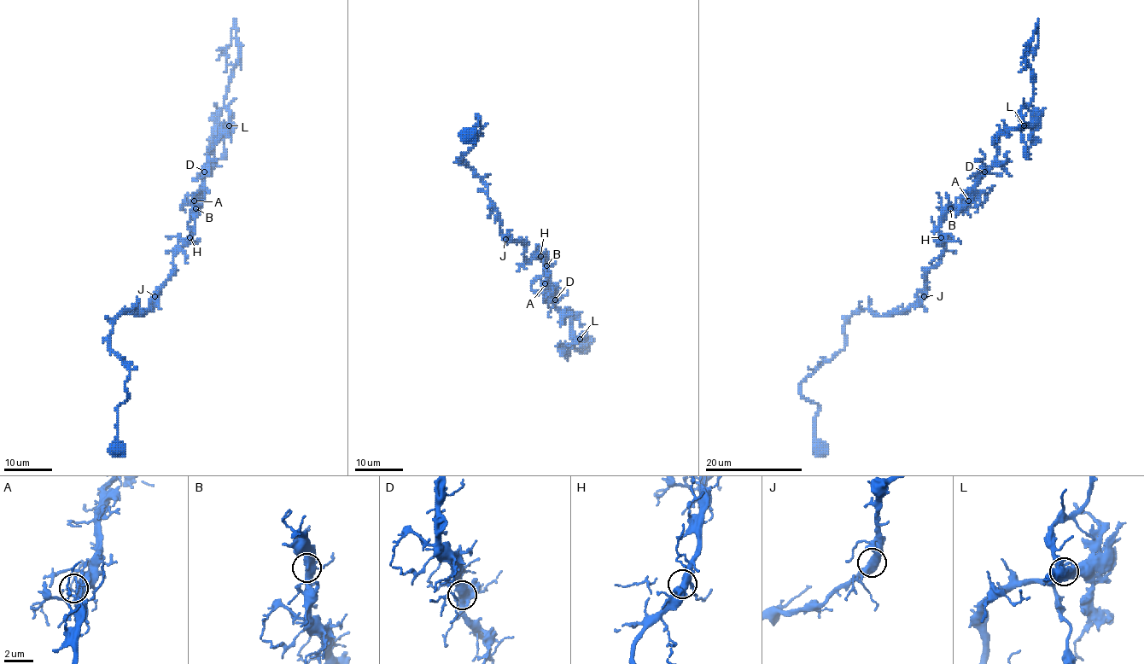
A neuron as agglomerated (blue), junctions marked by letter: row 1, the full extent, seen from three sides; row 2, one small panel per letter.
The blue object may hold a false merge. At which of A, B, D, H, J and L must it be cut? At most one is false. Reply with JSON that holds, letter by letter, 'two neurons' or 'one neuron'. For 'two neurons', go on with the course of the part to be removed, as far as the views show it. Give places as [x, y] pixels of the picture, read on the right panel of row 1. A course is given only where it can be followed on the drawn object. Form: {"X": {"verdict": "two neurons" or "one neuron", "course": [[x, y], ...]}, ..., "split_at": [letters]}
{"A": {"verdict": "one neuron"}, "B": {"verdict": "one neuron"}, "D": {"verdict": "one neuron"}, "H": {"verdict": "one neuron"}, "J": {"verdict": "one neuron"}, "L": {"verdict": "two neurons", "course": [[1024, 125], [1032, 131], [1031, 146], [1028, 151], [1030, 154]]}, "split_at": ["L"]}

